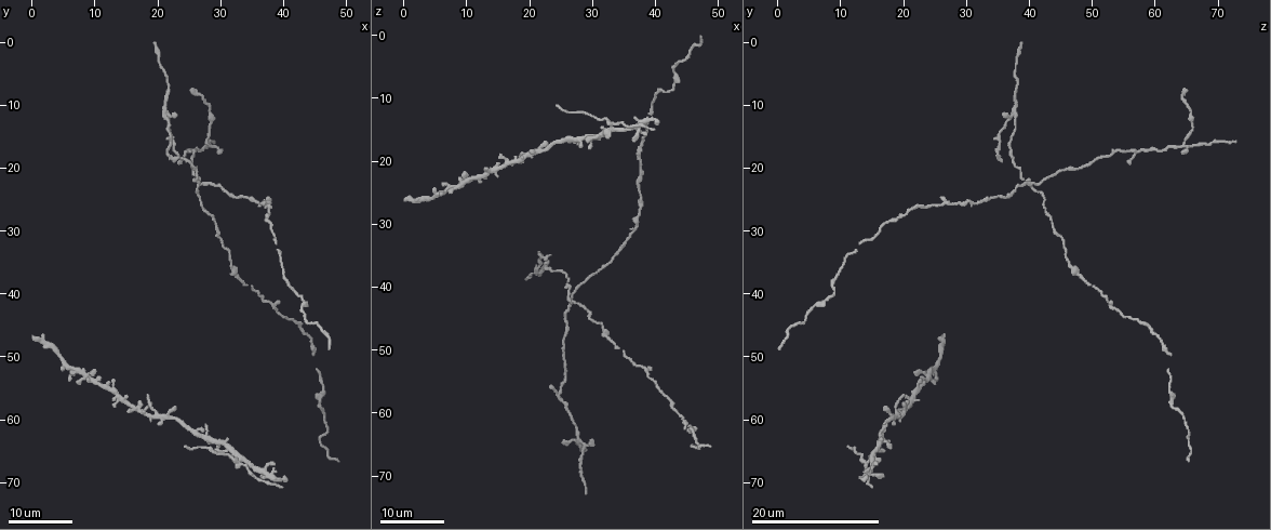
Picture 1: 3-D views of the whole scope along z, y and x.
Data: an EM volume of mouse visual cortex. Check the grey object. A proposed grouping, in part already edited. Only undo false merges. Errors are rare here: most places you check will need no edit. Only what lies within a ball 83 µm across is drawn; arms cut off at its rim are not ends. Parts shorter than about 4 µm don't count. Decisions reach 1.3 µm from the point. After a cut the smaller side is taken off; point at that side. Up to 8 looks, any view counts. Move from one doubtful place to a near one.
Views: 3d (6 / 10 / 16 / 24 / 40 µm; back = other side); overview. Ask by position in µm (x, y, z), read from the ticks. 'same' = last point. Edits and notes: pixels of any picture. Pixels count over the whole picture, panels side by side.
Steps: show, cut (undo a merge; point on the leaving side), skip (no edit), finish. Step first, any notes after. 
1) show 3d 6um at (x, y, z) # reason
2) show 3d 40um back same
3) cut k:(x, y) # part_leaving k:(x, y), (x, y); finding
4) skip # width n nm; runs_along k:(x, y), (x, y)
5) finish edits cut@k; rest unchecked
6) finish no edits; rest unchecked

show 3d 16um at (21.0, 11.5, 37.5) # four arms meet

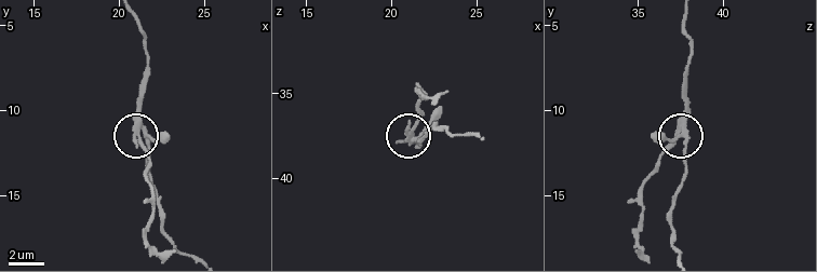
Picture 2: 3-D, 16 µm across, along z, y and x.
show 3d 10um same # zoom in

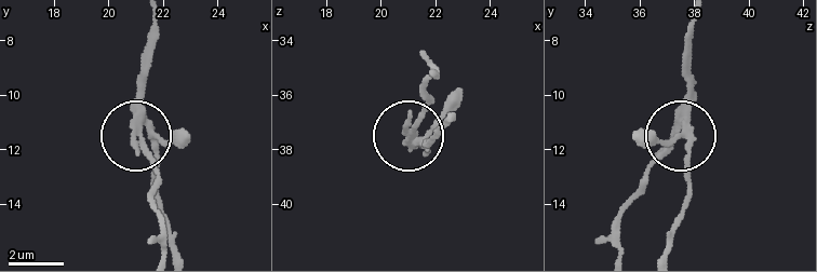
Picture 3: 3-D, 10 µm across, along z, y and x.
cut 3:(134, 145) # part_leaving 3:(139, 110), (160, 247); a second neuron is stuck on

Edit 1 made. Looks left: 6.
show overview

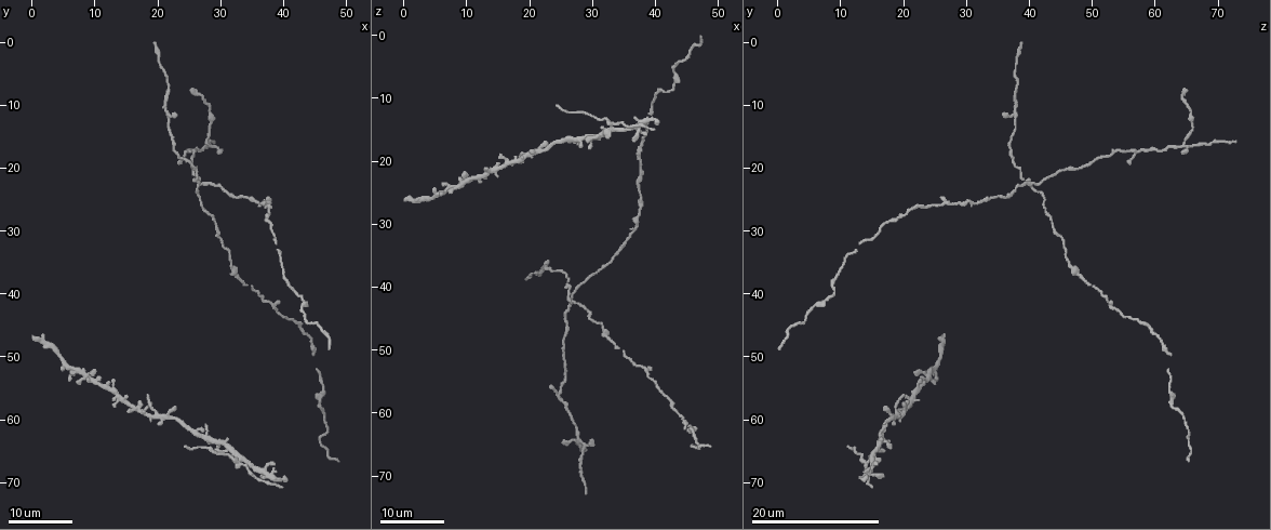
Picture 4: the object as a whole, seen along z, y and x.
show 3d 16um at (28.0, 16.0, 65.0) # a fork

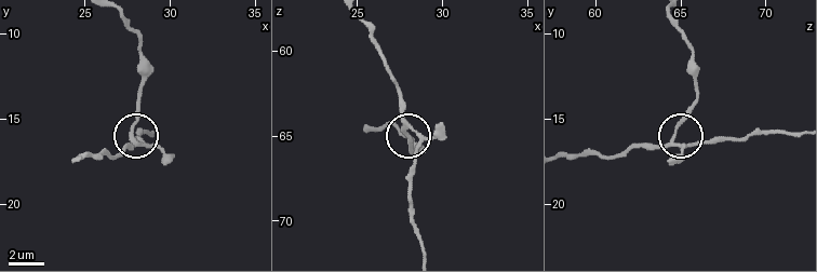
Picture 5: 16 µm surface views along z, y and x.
show 3d 10um at (27.9, 16.3, 64.6) # zoom in

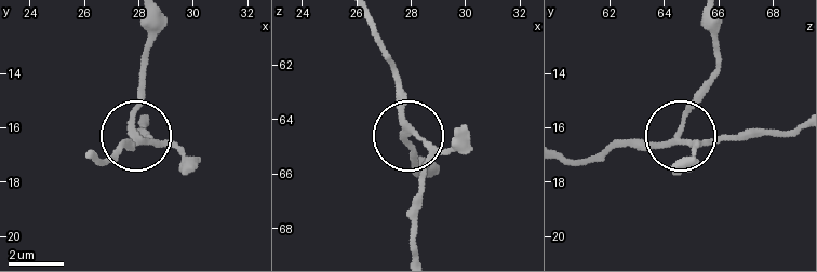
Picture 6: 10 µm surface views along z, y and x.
show 3d 6um at (27.8, 16.2, 64.5)

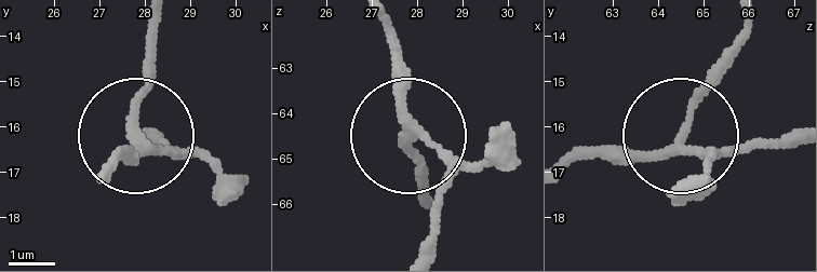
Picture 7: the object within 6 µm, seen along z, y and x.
skip # runs_along 7:(379, 19), (403, 124), (442, 171), (442, 225); continuous, no second neuron

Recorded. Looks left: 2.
show 3d 24um at (27.0, 22.5, 40.5) # three arms meet

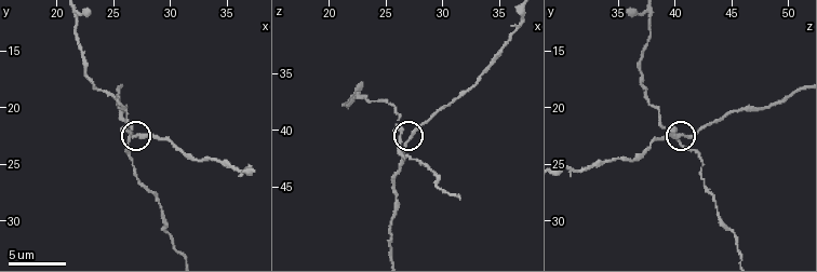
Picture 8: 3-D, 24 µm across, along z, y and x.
show 3d 6um at (27.0, 22.4, 40.6)

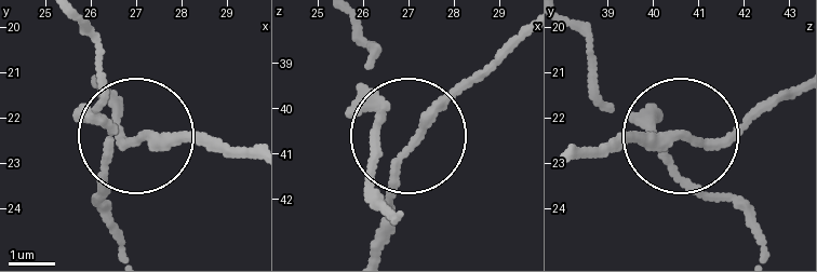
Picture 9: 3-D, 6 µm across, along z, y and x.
skip # arms 3; runs_along 9:(577, 157), (673, 137), (720, 141), (798, 95); continuous, no second neuron

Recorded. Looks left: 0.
finish edits cut@3; rest unchecked

